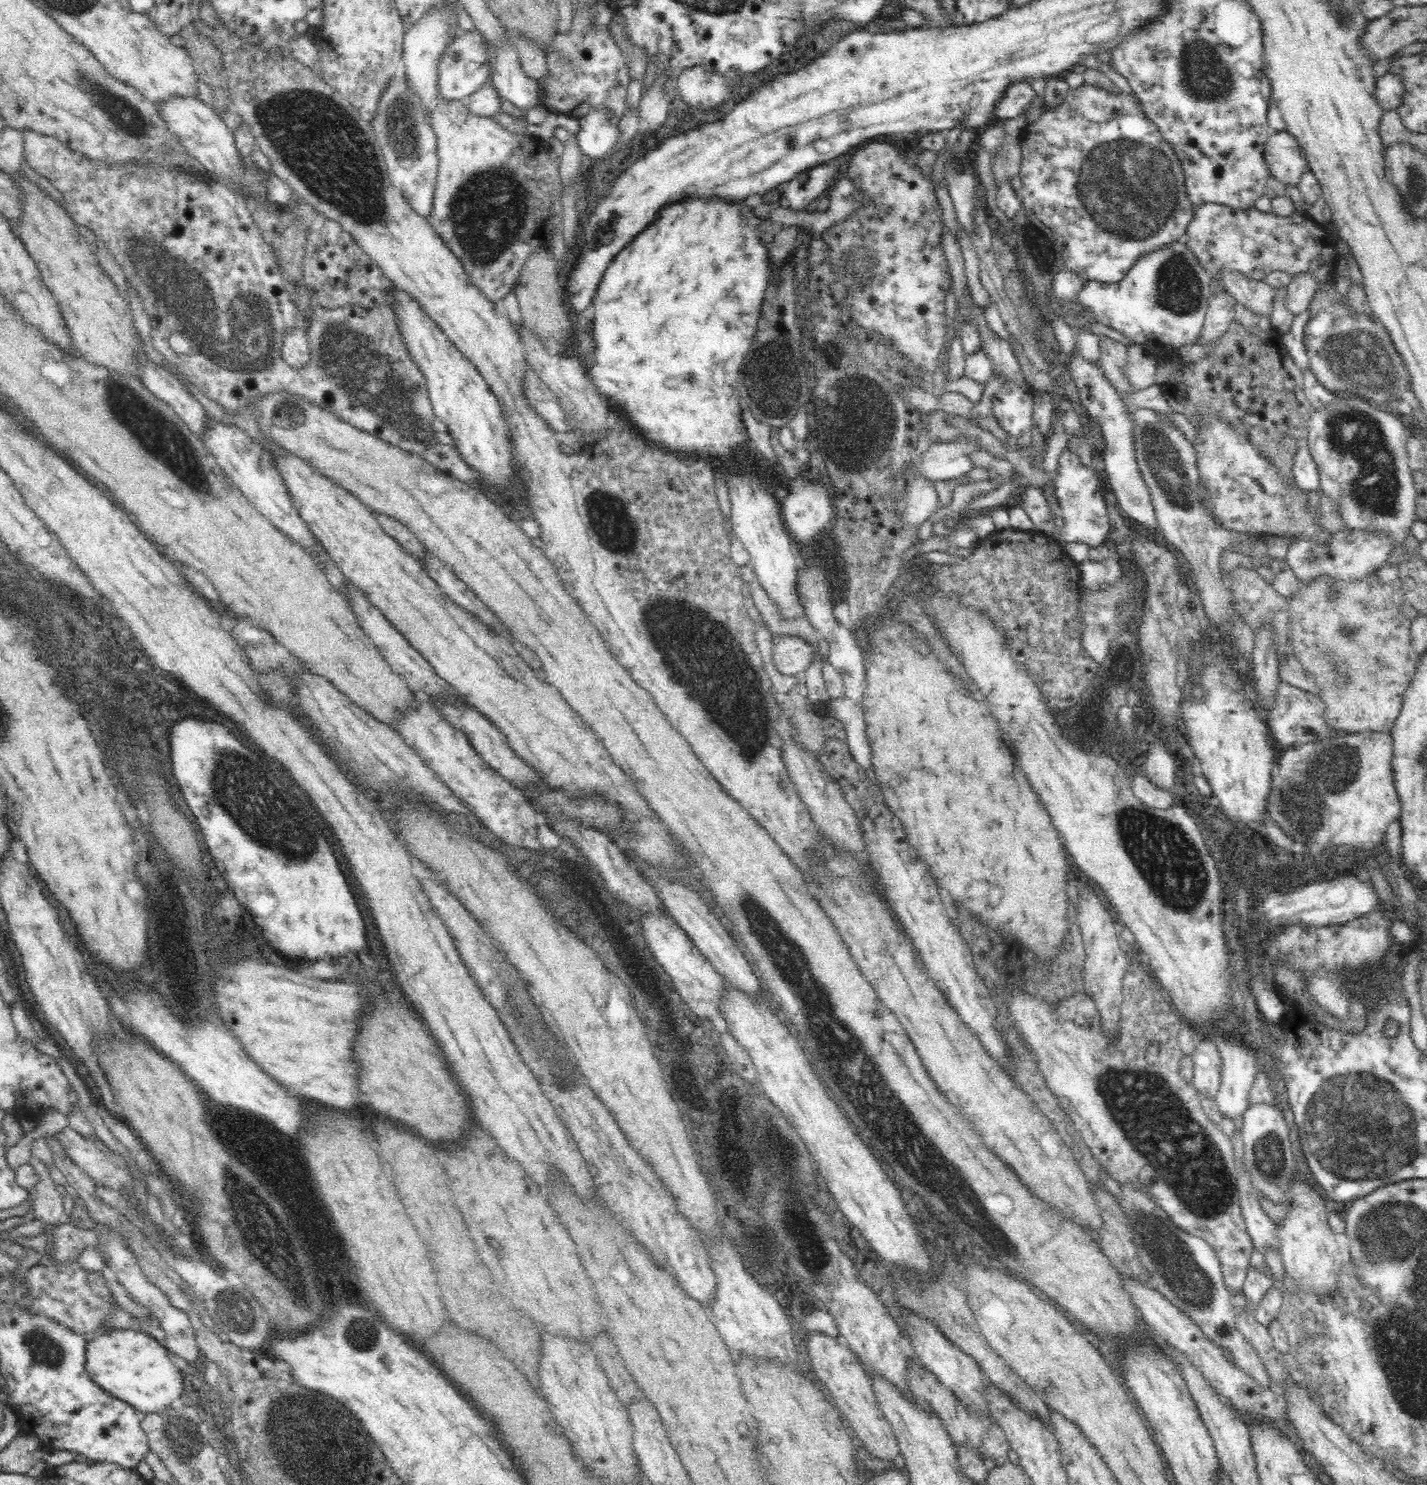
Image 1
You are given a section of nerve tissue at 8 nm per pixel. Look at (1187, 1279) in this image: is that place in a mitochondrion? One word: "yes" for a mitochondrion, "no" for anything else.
yes

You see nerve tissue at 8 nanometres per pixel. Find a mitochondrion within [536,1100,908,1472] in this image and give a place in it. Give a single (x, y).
(778, 1151)

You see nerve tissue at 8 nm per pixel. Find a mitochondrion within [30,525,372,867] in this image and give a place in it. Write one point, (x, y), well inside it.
(74, 622)

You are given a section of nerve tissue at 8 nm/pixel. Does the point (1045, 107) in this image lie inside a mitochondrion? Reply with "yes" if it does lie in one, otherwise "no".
no

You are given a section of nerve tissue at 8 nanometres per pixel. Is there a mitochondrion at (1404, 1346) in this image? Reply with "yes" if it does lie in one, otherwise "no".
yes

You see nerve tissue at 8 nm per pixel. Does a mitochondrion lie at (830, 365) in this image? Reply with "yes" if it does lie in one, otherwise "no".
yes

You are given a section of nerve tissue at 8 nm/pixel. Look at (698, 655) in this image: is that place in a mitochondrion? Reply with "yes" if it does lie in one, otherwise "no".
yes

